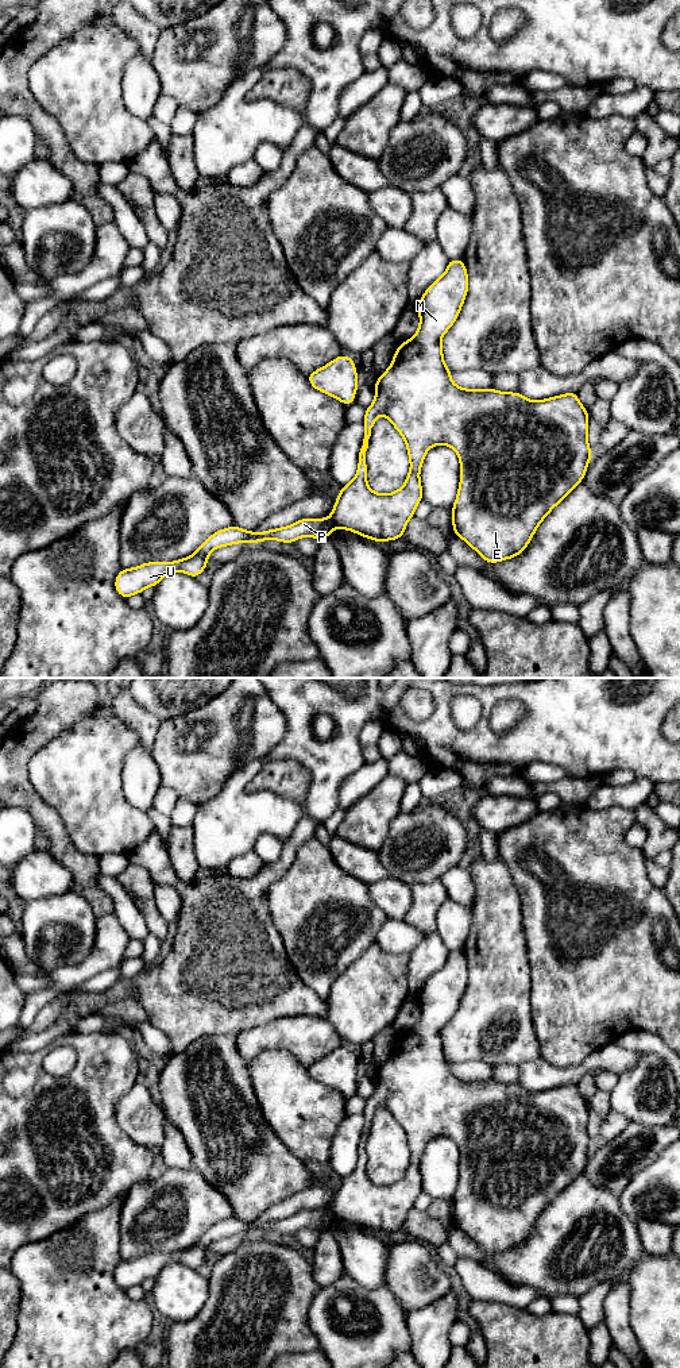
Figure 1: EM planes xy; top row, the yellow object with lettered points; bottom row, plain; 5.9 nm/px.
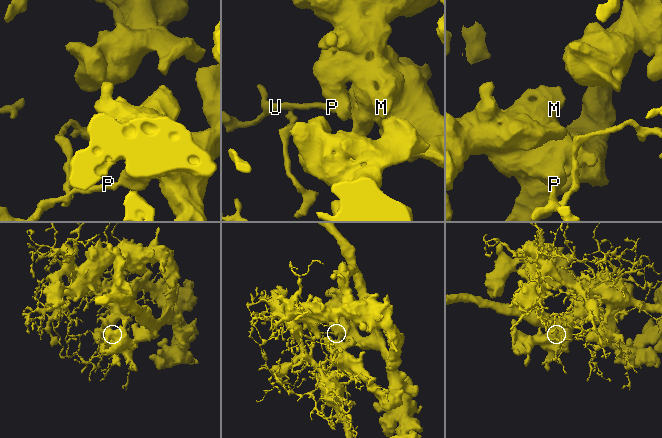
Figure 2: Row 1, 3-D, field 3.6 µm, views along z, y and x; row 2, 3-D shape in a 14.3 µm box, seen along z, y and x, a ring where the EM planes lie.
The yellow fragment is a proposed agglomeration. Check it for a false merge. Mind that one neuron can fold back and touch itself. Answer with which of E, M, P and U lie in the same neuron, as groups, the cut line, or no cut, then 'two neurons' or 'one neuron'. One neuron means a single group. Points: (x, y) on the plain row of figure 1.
groups E M / P U; cut xy (329, 1210), (336, 1217); two neurons

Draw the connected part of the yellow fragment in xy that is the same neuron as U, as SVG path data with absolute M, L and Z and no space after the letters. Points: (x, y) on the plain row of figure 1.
M301 1210L291 1217L262 1222L244 1222L236 1217L220 1221L210 1226L200 1240L190 1248L174 1253L148 1253L134 1260L121 1260L115 1271L115 1280L123 1288L140 1286L146 1279L155 1279L159 1272L171 1263L182 1263L197 1269L208 1257L208 1246L219 1240L237 1234L263 1232L279 1232L294 1234L302 1228L310 1228L320 1233L329 1229L336 1219L331 1210Z

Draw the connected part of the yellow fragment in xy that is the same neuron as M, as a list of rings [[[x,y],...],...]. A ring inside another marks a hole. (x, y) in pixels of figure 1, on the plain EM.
[[[449,951],[448,959],[444,963],[444,966],[425,982],[424,987],[416,997],[420,1005],[420,1020],[413,1026],[412,1030],[403,1033],[399,1038],[397,1038],[390,1059],[382,1067],[379,1067],[375,1074],[375,1091],[366,1101],[366,1106],[363,1109],[364,1130],[363,1130],[363,1137],[360,1140],[359,1149],[358,1149],[358,1164],[356,1164],[356,1168],[348,1176],[341,1179],[337,1187],[337,1191],[335,1194],[335,1198],[331,1203],[331,1211],[335,1214],[337,1219],[352,1222],[360,1228],[368,1229],[370,1232],[375,1232],[379,1234],[383,1234],[386,1232],[401,1230],[403,1228],[407,1213],[412,1209],[414,1209],[416,1198],[422,1192],[422,1176],[420,1174],[420,1163],[421,1163],[421,1156],[425,1151],[425,1147],[432,1137],[447,1136],[456,1142],[460,1151],[460,1176],[457,1182],[457,1188],[452,1198],[453,1225],[461,1229],[486,1253],[498,1255],[505,1251],[515,1249],[518,1245],[523,1244],[523,1241],[529,1237],[530,1230],[533,1229],[536,1221],[540,1218],[541,1213],[549,1206],[549,1203],[557,1195],[560,1195],[583,1172],[586,1163],[587,1163],[588,1153],[594,1145],[587,1132],[588,1101],[586,1101],[579,1094],[576,1083],[568,1083],[563,1087],[556,1087],[556,1088],[545,1090],[541,1093],[529,1093],[519,1083],[506,1084],[506,1083],[495,1082],[495,1080],[461,1080],[460,1078],[452,1074],[452,1070],[451,1070],[452,1061],[449,1061],[444,1055],[444,1047],[441,1041],[441,1029],[445,1026],[445,1024],[452,1018],[452,1016],[459,1009],[467,983],[468,983],[468,966],[467,966],[467,959],[463,951]],[[379,1106],[385,1106],[391,1113],[391,1115],[395,1118],[395,1121],[401,1125],[401,1128],[405,1130],[409,1151],[410,1151],[410,1161],[405,1172],[405,1176],[401,1180],[393,1184],[389,1184],[389,1186],[378,1186],[372,1183],[367,1176],[366,1142],[368,1140],[368,1130],[371,1128],[371,1121],[374,1118],[375,1110]]]

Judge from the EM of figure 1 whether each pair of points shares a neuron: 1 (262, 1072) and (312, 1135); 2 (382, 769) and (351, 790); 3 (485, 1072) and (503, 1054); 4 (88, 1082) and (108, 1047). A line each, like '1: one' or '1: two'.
1: one
2: one
3: two
4: one

